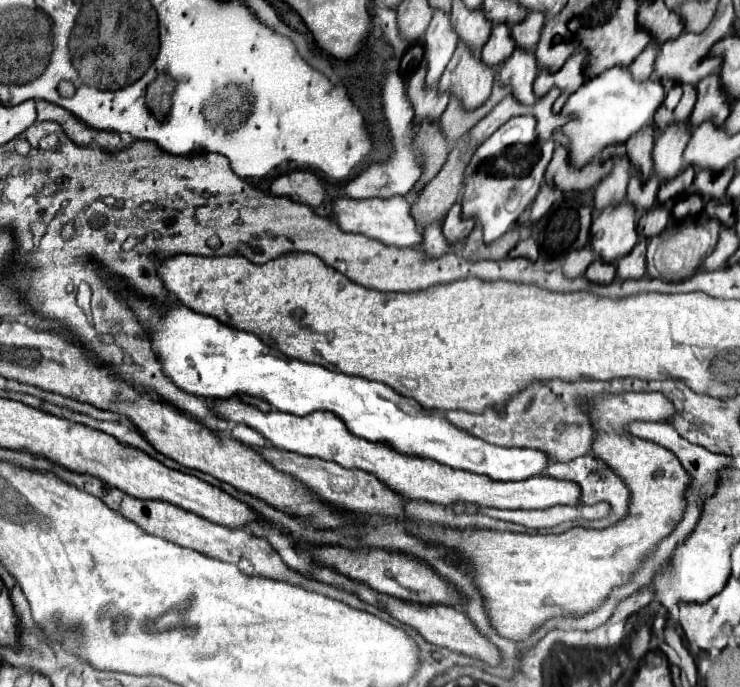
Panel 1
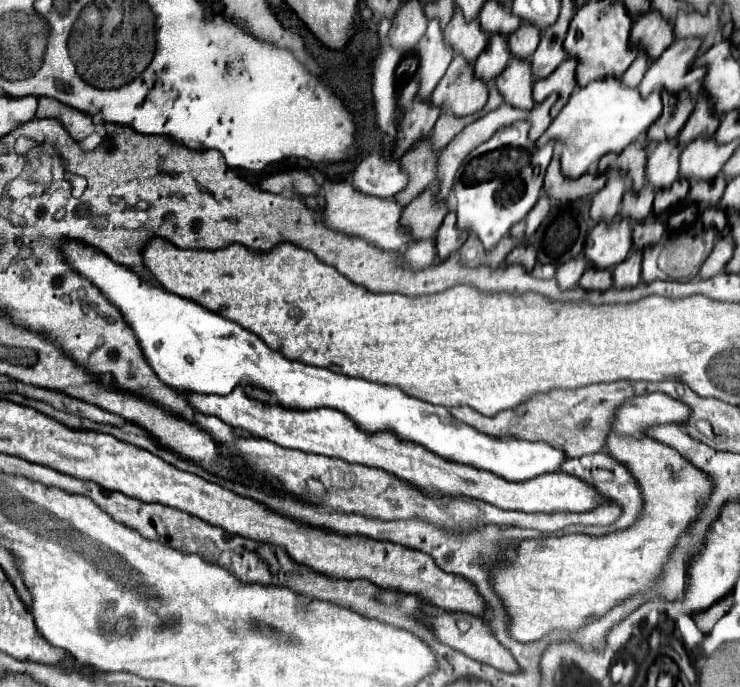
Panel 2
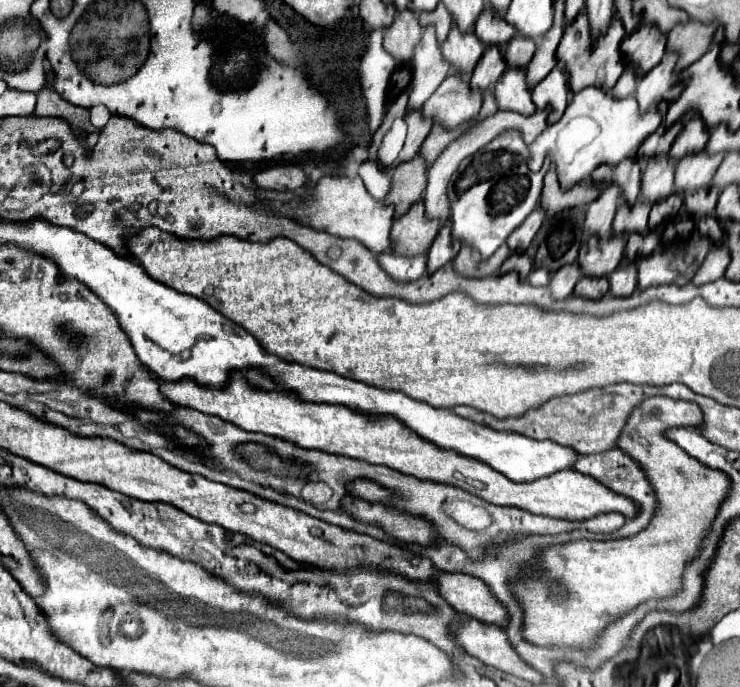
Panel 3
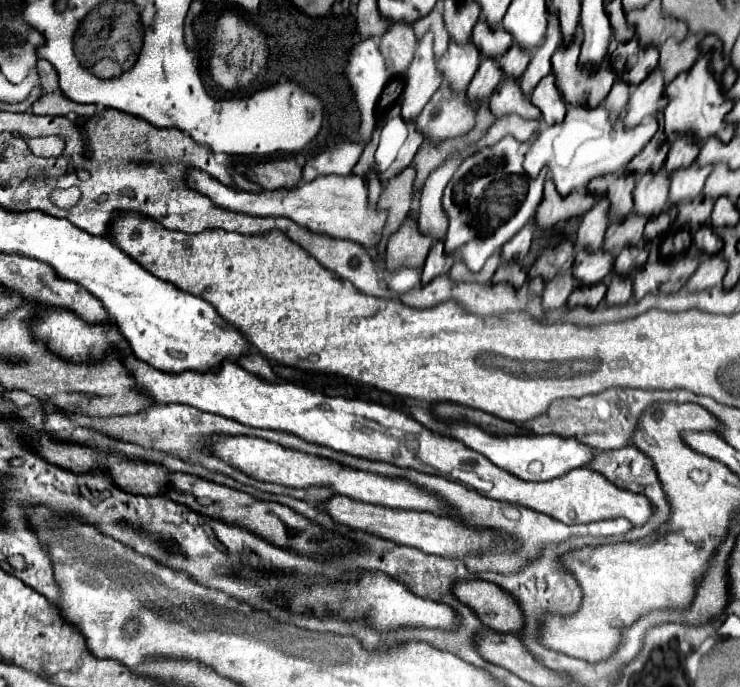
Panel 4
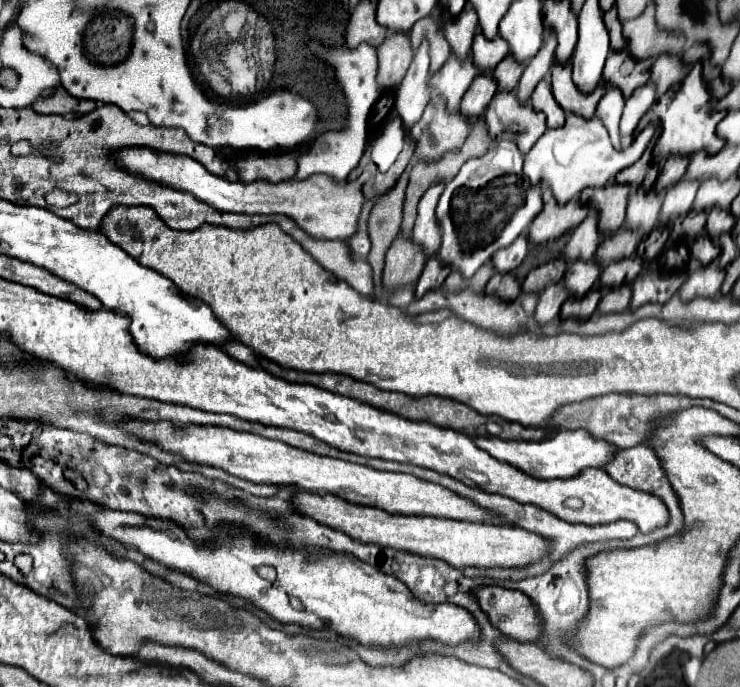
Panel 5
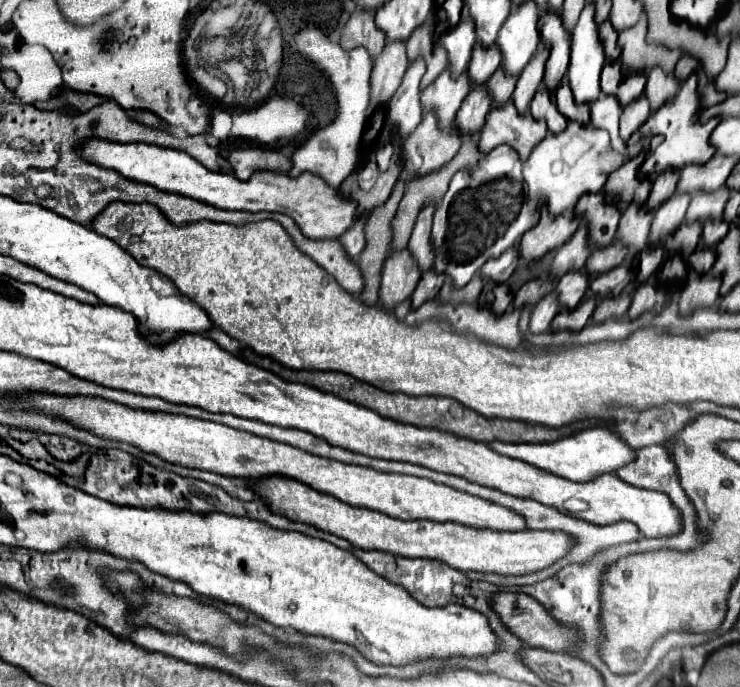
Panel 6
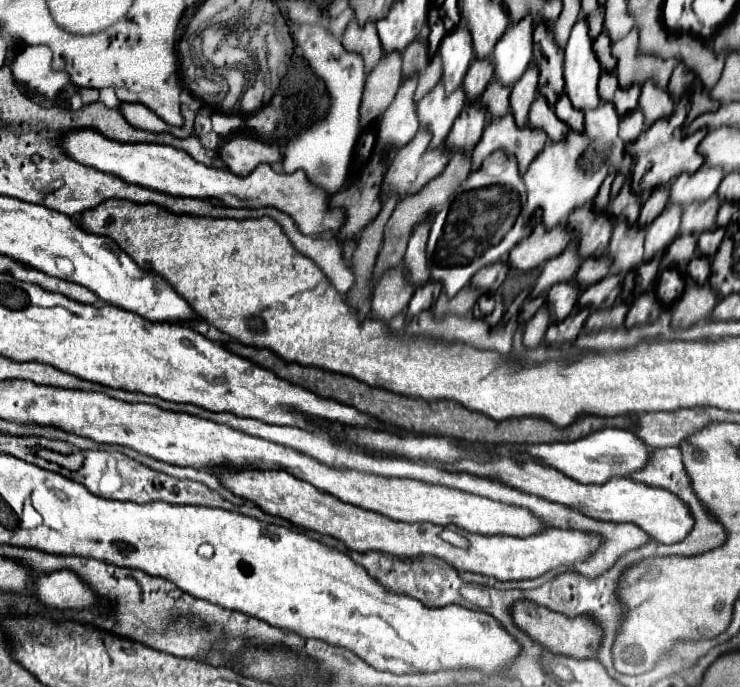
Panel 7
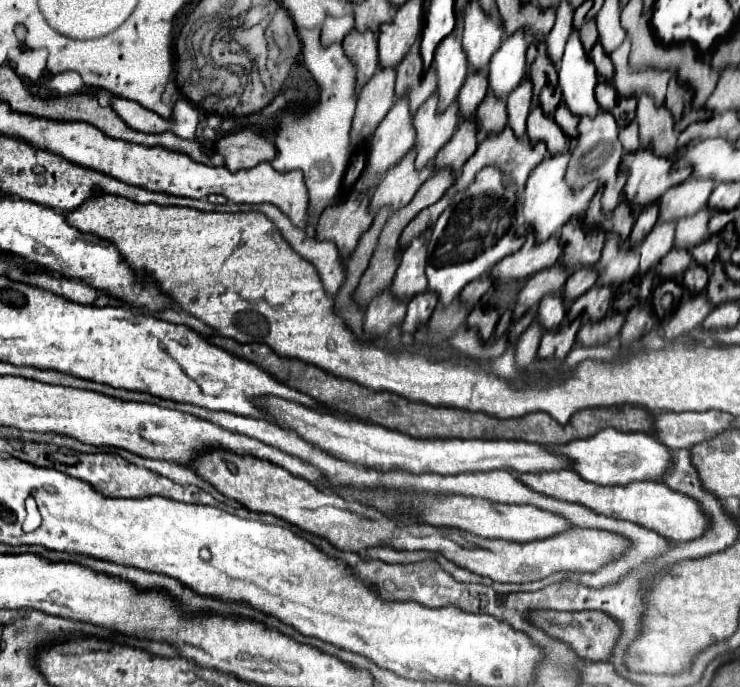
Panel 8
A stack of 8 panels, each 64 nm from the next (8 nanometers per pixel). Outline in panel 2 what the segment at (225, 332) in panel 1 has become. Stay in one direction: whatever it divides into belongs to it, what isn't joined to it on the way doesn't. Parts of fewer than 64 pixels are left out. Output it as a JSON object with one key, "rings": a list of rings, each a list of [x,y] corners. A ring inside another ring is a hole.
{"rings":[[[72,240],[62,244],[66,262],[84,278],[100,288],[100,292],[120,308],[124,320],[136,332],[142,352],[160,380],[180,392],[220,394],[226,396],[238,386],[254,386],[276,396],[282,408],[314,410],[334,408],[354,420],[356,428],[376,434],[392,432],[398,440],[420,444],[428,452],[444,460],[466,464],[478,470],[492,472],[510,482],[522,482],[546,472],[556,472],[566,460],[564,452],[544,444],[526,442],[518,438],[492,438],[476,432],[468,424],[458,422],[442,408],[404,394],[396,386],[384,386],[362,378],[336,374],[328,368],[318,368],[284,358],[280,352],[268,348],[256,334],[244,330],[192,300],[166,292],[164,288],[140,280],[132,270],[114,264],[96,248]]]}

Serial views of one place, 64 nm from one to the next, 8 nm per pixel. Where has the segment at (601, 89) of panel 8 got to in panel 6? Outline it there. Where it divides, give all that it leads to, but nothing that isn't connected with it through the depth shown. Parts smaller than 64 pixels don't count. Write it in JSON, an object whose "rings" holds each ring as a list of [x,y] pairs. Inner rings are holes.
{"rings":[[[620,60],[606,62],[606,66],[602,70],[602,92],[616,94],[616,88],[618,88],[620,82],[622,82],[622,66],[620,66]]]}

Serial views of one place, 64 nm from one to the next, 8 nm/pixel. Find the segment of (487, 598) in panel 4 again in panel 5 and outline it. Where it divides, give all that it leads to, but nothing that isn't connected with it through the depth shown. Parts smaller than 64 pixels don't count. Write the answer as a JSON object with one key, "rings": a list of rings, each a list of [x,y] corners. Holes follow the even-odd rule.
{"rings":[[[480,586],[474,590],[480,608],[488,620],[508,638],[520,642],[534,642],[542,628],[530,598],[518,590],[506,590],[500,586]]]}

